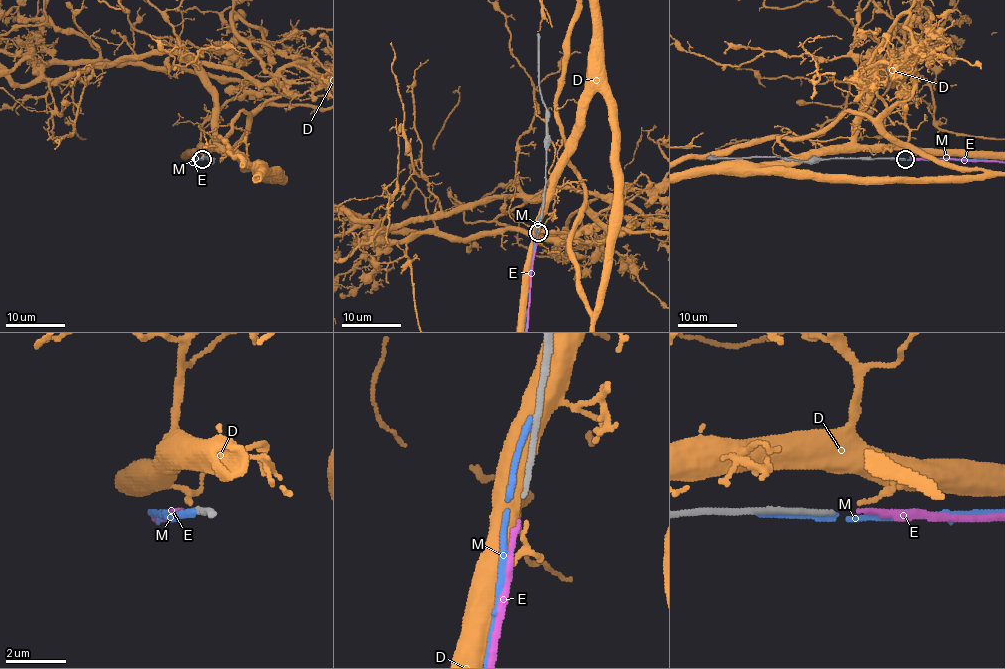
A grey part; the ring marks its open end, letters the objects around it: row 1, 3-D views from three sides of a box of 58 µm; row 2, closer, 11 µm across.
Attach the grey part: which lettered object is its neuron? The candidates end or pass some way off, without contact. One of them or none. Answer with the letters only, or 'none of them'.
E

